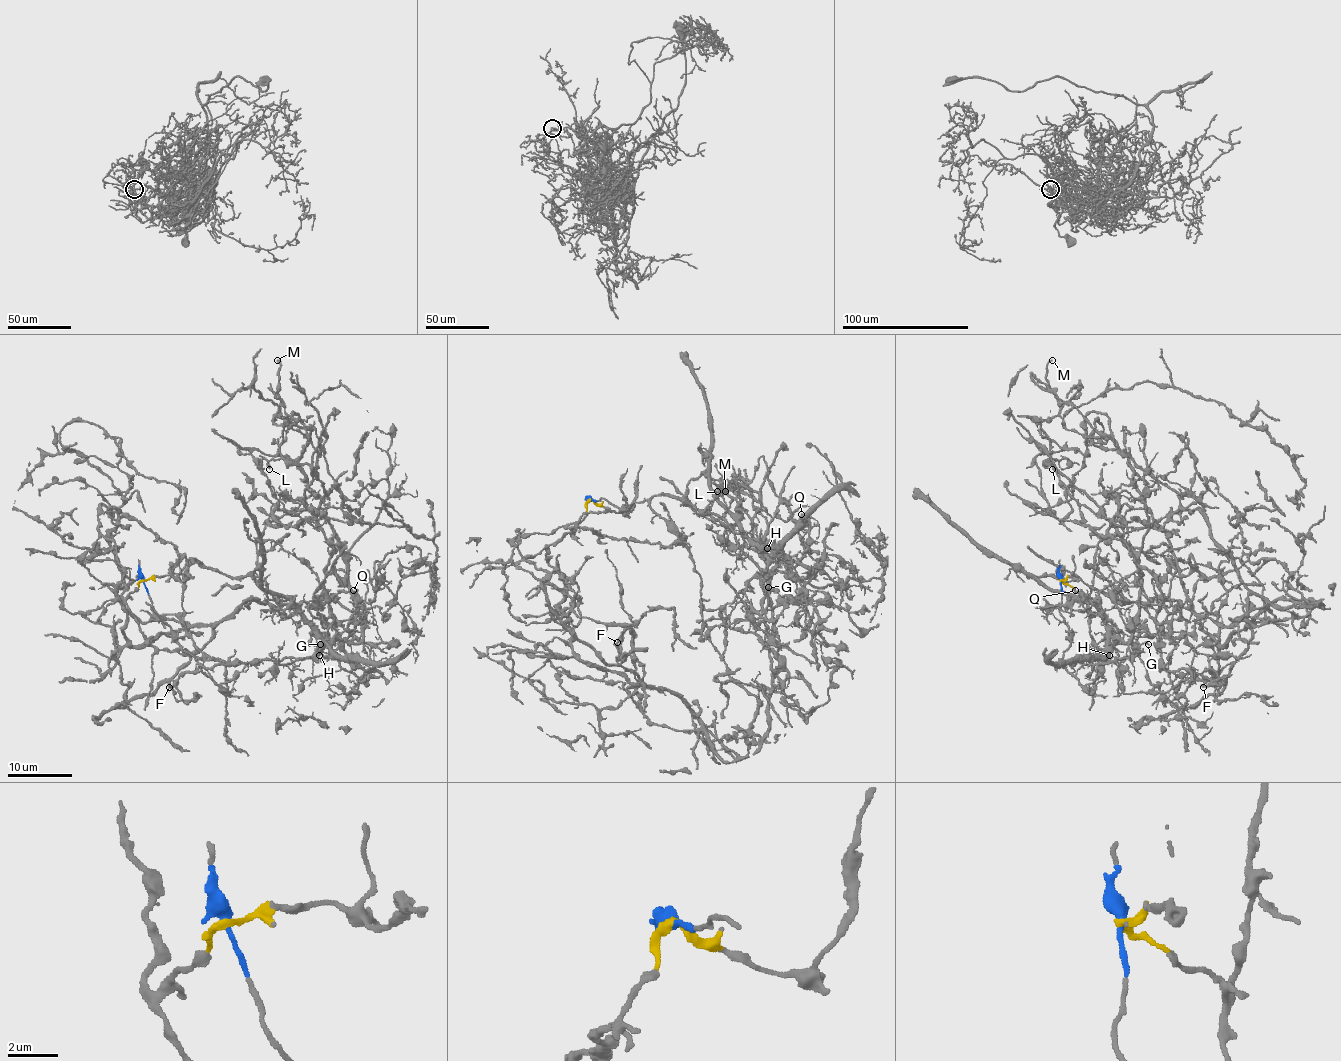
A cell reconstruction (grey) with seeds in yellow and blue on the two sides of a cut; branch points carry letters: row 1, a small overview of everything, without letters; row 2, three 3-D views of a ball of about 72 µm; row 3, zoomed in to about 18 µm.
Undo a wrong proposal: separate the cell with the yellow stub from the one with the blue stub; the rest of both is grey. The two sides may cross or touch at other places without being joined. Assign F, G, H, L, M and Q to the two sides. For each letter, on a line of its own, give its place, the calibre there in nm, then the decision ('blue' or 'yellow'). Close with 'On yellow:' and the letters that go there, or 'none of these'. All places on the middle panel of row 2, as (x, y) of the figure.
F: place (617, 642); calibre 130 nm; yellow
G: place (768, 587); calibre 240 nm; blue
H: place (767, 548); calibre 140 nm; blue
L: place (717, 491); calibre 150 nm; blue
M: place (725, 491); calibre 240 nm; yellow
Q: place (801, 514); calibre 240 nm; blue
On yellow: F, M

